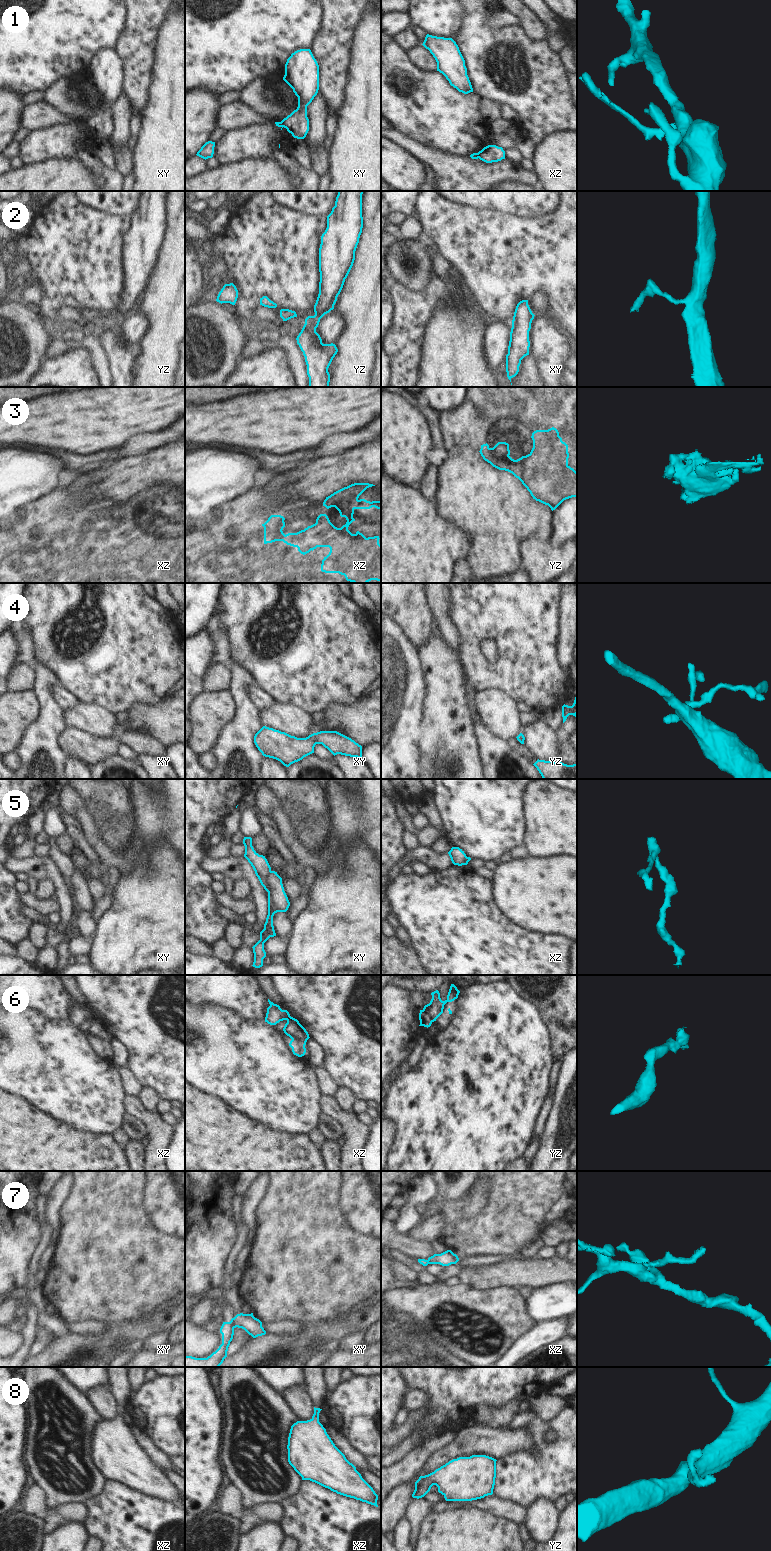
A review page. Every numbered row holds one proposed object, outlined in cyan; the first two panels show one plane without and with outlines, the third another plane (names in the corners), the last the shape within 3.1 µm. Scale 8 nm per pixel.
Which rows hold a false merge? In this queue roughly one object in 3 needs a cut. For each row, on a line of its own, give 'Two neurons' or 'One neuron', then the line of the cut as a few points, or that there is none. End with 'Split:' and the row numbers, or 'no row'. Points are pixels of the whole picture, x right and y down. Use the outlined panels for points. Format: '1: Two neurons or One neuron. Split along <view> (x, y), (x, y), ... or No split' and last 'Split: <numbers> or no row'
1: Two neurons. Split along xy (280, 122), (282, 127)
2: One neuron. No split
3: Two neurons. Split along yz (508, 455), (493, 457), (490, 462)
4: One neuron. No split
5: Two neurons. Split along xy (271, 871), (267, 876), (266, 890)
6: Two neurons. Split along yz (423, 1009), (432, 1021)
7: Two neurons. Split along xy (229, 1322), (233, 1328)
8: One neuron. No split
Split: 1, 3, 5, 6, 7.

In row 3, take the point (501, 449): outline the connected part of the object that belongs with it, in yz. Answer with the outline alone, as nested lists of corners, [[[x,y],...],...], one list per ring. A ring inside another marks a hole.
[[[498,442],[493,448],[490,448],[487,443],[483,444],[479,452],[485,461],[497,469],[499,468],[491,463],[491,459],[493,457],[503,458],[510,455],[509,444],[506,442]]]

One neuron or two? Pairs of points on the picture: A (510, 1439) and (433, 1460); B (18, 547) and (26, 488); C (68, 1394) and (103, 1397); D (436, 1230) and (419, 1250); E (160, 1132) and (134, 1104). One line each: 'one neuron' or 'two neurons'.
A: one neuron
B: one neuron
C: two neurons
D: two neurons
E: one neuron

